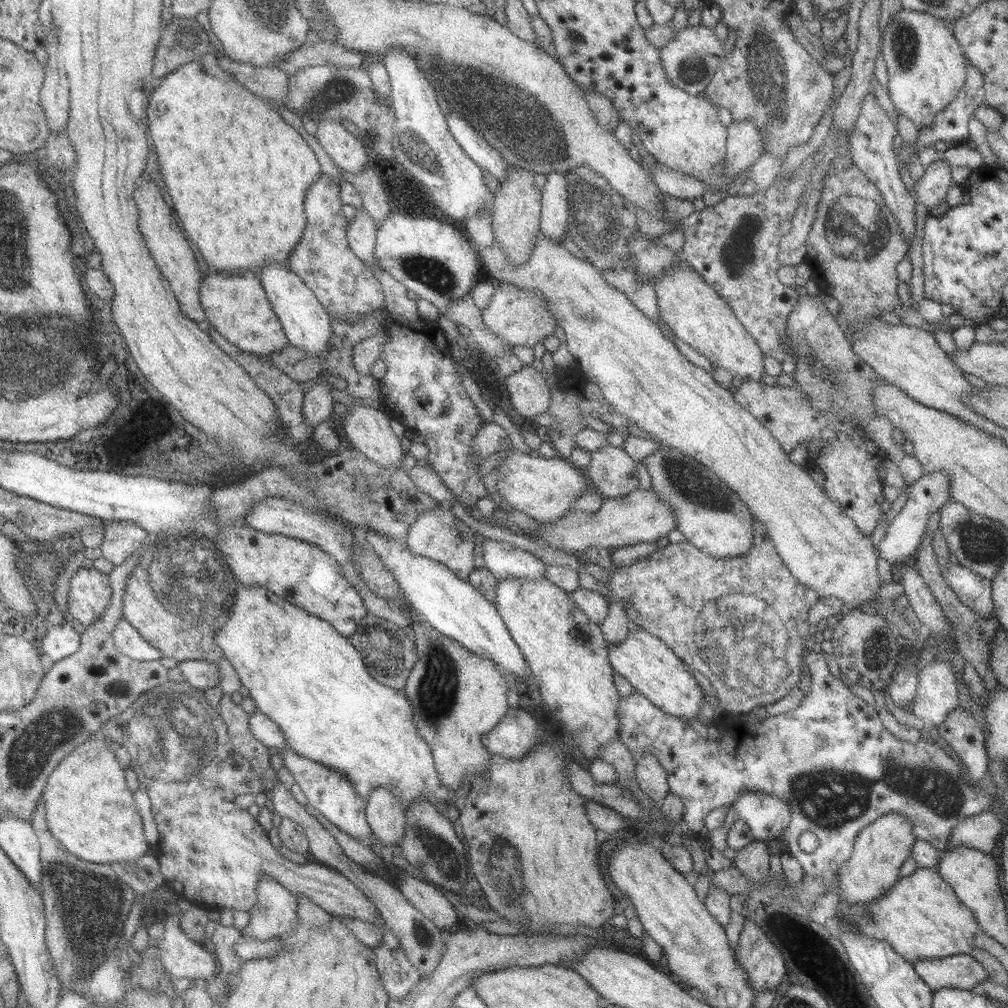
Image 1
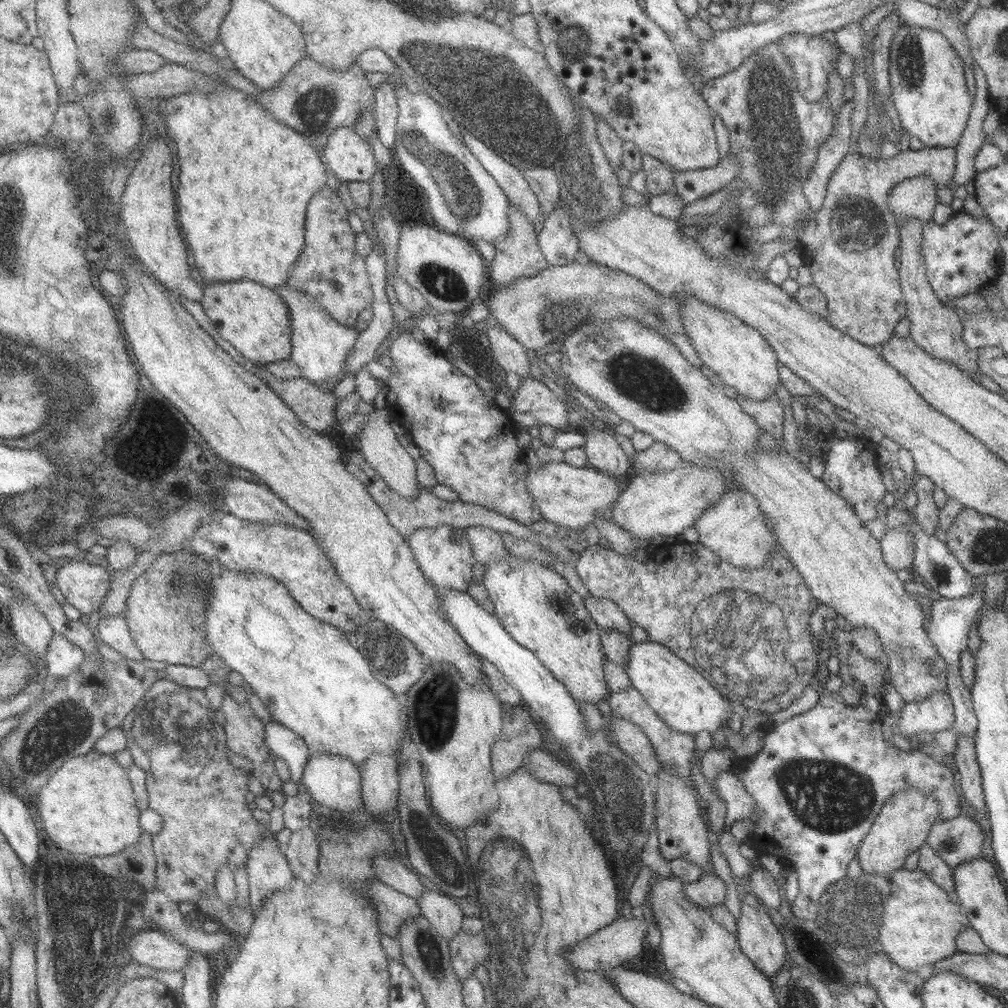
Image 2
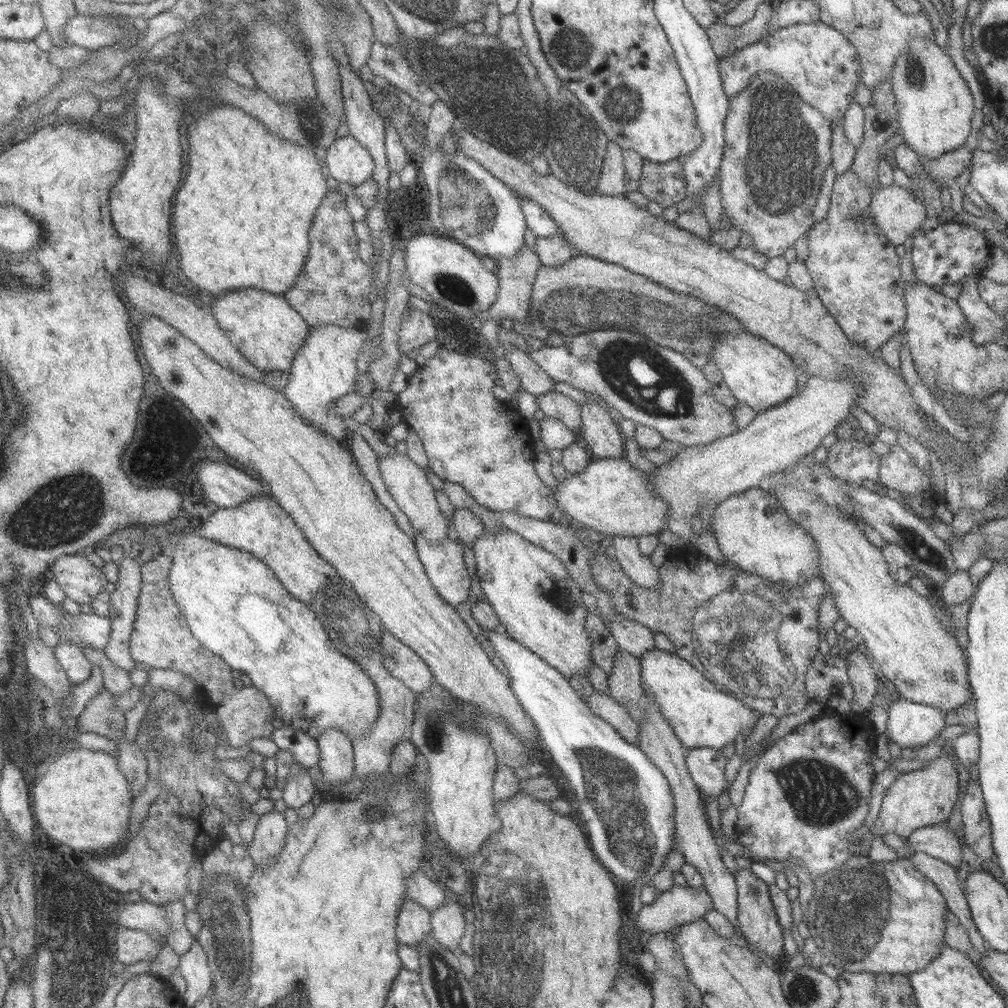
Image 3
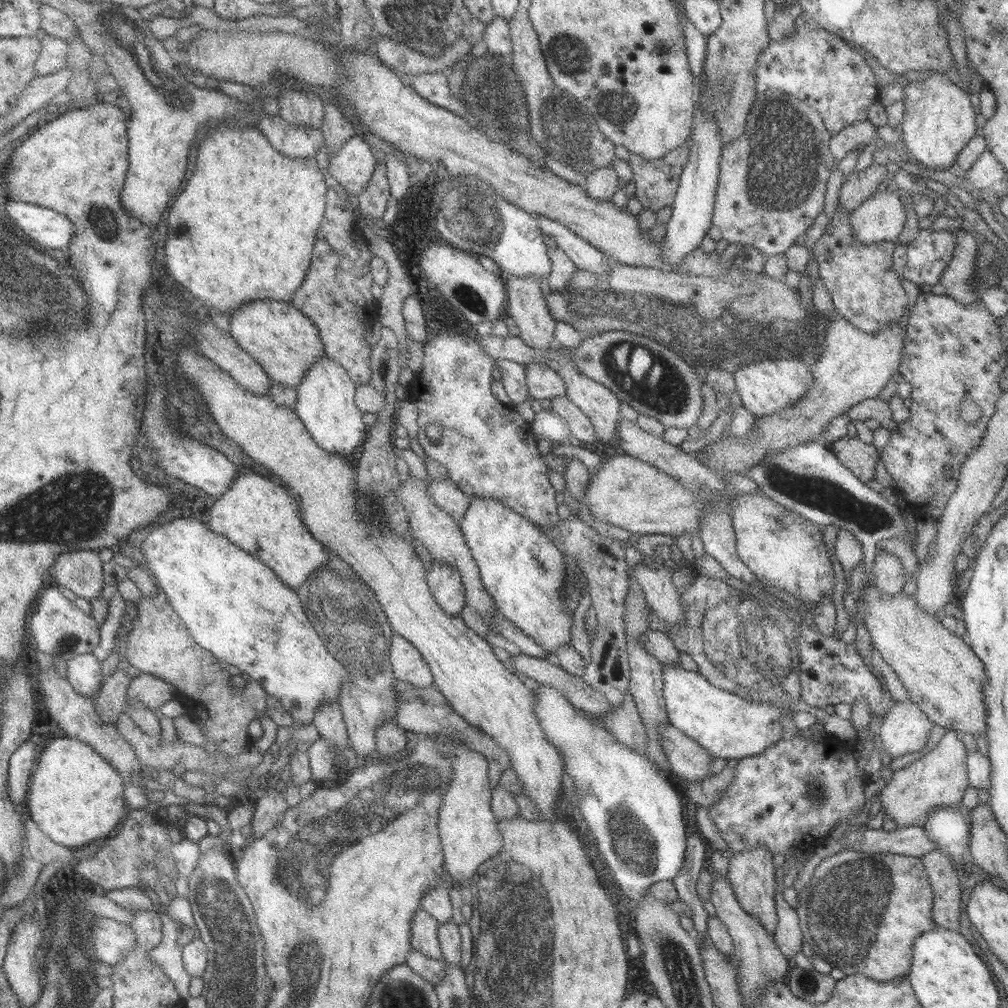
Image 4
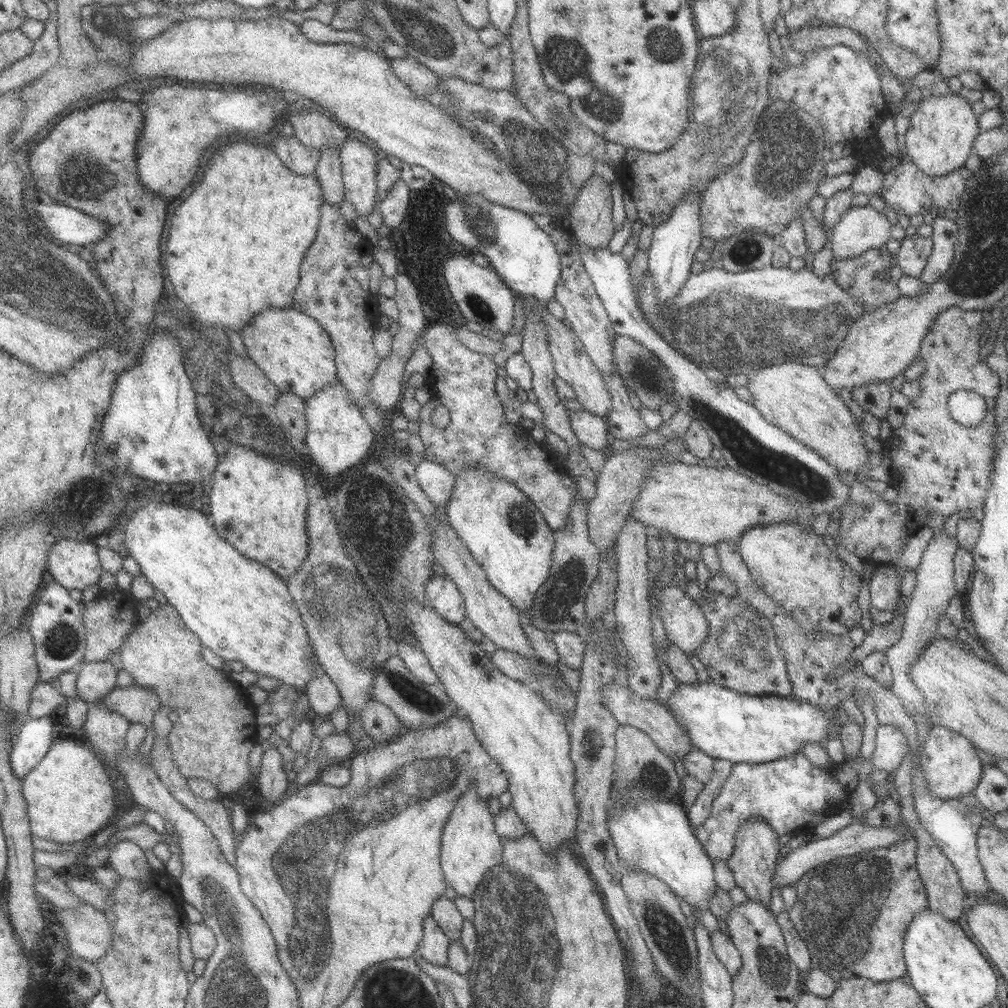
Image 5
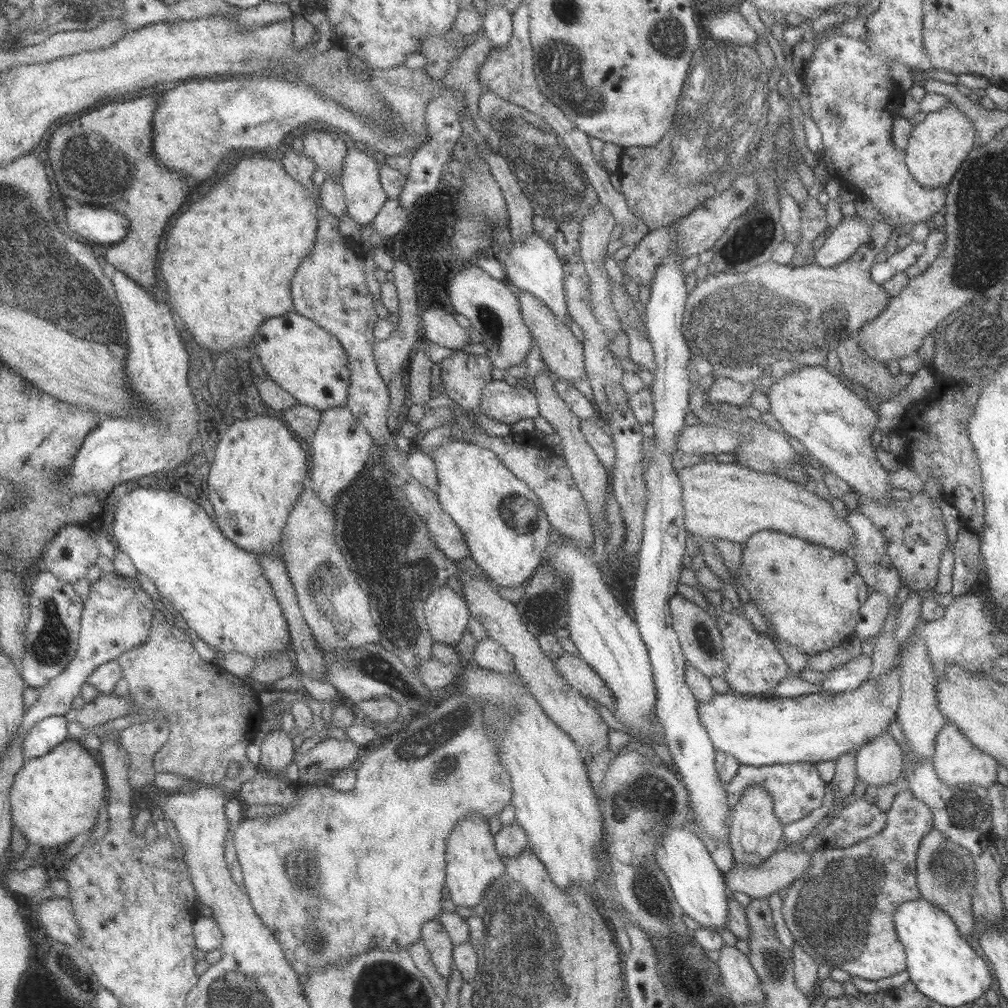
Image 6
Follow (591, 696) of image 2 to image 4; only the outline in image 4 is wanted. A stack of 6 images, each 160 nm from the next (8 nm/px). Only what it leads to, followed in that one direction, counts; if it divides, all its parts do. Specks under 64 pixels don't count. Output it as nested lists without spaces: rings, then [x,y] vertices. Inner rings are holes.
[[[472,497],[468,512],[465,512],[464,520],[461,520],[460,528],[470,547],[472,558],[480,569],[481,581],[494,599],[497,612],[533,638],[546,652],[550,652],[550,656],[547,656],[548,660],[554,660],[557,650],[569,644],[572,638],[572,624],[574,624],[572,615],[563,606],[561,598],[561,588],[565,583],[568,567],[564,553],[546,535],[542,527],[519,512],[514,512],[495,498]]]

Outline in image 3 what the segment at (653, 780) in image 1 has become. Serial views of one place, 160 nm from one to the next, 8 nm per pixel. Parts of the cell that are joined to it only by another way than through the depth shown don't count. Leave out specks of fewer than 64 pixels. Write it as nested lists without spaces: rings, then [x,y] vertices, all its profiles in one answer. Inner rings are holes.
[[[595,690],[584,701],[587,702],[592,712],[596,713],[596,716],[607,720],[628,743],[636,744],[638,742],[640,725],[629,715],[624,704],[620,704],[608,694],[600,695]]]

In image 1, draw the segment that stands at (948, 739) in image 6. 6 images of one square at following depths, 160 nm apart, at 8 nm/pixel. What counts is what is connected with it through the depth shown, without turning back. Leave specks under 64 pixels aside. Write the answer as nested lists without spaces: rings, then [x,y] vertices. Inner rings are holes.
[[[899,813],[886,814],[864,827],[858,833],[850,858],[840,868],[835,886],[839,900],[851,906],[878,900],[901,877],[902,864],[911,856],[916,839],[911,820]]]

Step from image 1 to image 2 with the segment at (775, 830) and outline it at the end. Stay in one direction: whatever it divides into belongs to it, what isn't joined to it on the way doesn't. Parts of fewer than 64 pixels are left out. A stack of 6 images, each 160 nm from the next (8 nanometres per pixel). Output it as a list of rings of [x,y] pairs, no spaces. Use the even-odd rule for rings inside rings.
[[[720,772],[715,778],[719,796],[727,803],[725,822],[731,826],[739,820],[751,819],[756,813],[756,802],[745,790],[743,782],[733,772]]]

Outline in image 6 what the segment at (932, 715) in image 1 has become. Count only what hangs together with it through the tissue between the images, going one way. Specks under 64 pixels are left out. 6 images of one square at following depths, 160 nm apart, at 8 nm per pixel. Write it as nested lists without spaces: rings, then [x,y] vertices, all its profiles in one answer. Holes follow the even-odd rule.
[[[889,732],[880,733],[856,752],[856,778],[867,785],[898,784],[902,766],[902,748]]]

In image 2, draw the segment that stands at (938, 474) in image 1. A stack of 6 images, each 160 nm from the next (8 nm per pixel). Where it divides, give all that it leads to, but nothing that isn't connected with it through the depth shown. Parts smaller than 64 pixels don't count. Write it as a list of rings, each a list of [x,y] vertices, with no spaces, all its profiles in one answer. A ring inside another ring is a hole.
[[[906,527],[890,530],[879,541],[883,559],[892,570],[907,569],[910,564],[913,564],[916,549],[914,536],[910,530],[906,530]]]

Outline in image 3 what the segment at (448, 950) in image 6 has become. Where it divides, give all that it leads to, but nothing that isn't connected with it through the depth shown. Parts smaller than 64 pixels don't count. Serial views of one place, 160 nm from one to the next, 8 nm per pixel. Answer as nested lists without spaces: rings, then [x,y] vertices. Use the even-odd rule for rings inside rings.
[[[404,899],[397,916],[396,938],[400,943],[416,946],[433,932],[431,911],[412,899]]]

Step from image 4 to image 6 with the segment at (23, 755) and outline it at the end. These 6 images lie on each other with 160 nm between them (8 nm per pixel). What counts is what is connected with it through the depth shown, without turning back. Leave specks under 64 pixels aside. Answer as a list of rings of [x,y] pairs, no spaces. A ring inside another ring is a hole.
[[[54,715],[39,722],[24,742],[26,761],[30,762],[50,755],[50,752],[64,742],[72,740],[68,730],[70,721],[67,715]]]

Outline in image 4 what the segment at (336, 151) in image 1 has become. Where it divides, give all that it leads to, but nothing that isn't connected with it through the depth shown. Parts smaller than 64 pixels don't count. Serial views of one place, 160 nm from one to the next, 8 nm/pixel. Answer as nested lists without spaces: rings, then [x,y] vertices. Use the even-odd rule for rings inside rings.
[[[359,132],[331,158],[330,173],[348,193],[359,196],[370,184],[378,166],[372,145],[372,140]]]

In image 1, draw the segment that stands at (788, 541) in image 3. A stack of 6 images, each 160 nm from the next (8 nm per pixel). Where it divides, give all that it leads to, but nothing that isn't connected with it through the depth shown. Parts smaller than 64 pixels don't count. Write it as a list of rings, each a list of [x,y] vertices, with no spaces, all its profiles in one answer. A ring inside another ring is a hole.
[[[666,444],[645,458],[651,488],[674,515],[675,528],[698,550],[716,558],[737,557],[754,543],[754,516],[747,504],[699,460]]]

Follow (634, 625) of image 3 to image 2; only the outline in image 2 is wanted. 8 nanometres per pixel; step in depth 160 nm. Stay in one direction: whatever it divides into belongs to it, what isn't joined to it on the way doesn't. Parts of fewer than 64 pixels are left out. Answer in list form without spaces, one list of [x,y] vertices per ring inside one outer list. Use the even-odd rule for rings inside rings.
[[[592,595],[584,597],[583,601],[590,616],[601,629],[612,629],[626,633],[631,640],[630,619],[615,602]]]

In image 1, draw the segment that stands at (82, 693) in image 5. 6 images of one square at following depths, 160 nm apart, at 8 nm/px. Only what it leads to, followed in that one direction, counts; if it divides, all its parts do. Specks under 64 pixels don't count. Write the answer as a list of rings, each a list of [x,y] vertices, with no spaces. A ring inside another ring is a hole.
[[[65,621],[49,627],[43,639],[43,652],[55,663],[75,655],[83,647],[84,634]]]

